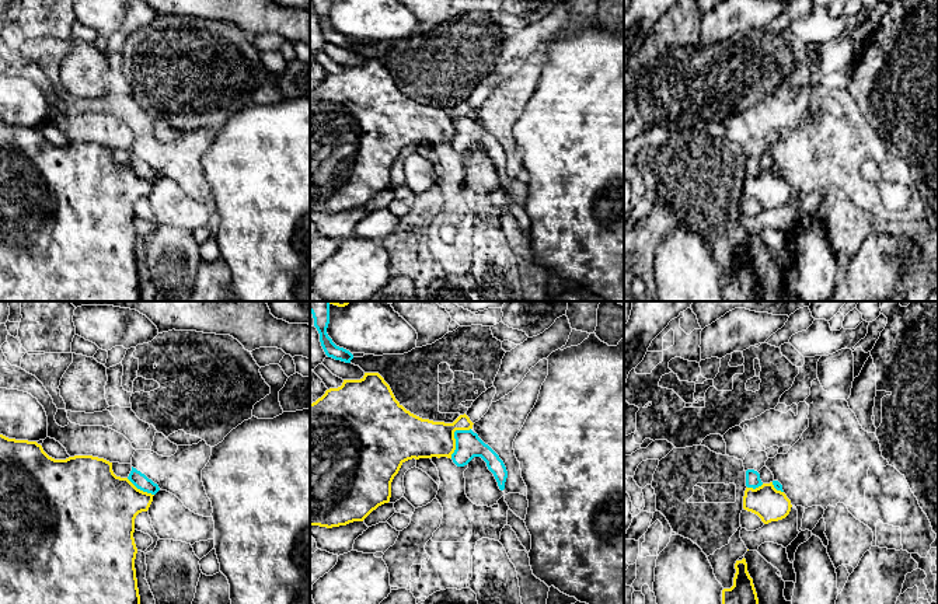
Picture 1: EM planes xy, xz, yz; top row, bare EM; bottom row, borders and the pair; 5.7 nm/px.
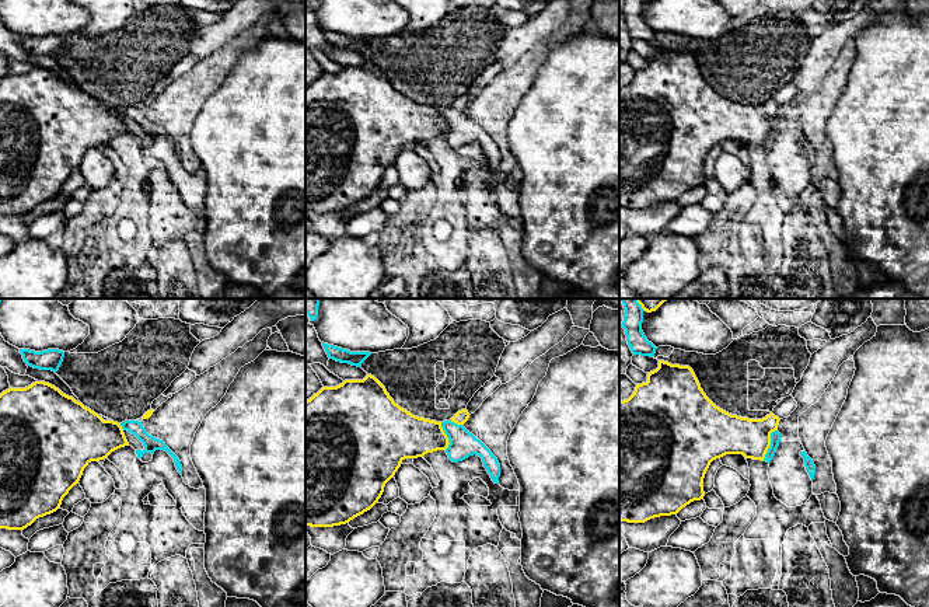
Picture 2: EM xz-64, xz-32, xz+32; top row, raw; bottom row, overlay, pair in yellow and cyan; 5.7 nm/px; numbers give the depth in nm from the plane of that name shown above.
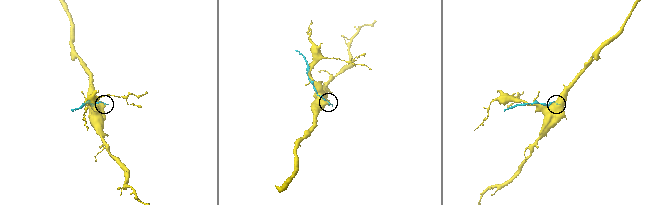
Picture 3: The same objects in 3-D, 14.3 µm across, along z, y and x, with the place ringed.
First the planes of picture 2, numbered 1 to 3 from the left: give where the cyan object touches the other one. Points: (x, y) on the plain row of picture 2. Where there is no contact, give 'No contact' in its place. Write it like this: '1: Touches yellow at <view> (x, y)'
1: Touches yellow at xz-64 (121, 112)
2: Touches yellow at xz-32 (443, 117)
3: Touches yellow at xz+32 (769, 131)

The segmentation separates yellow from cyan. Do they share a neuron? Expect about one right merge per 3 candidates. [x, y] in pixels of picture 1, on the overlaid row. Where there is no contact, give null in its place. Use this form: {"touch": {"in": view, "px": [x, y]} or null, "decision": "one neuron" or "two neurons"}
{"touch": {"in": "xz", "px": [453, 437]}, "decision": "two neurons"}

